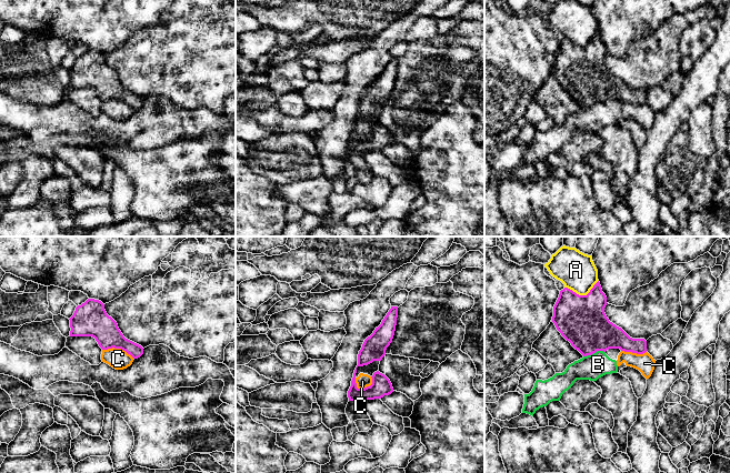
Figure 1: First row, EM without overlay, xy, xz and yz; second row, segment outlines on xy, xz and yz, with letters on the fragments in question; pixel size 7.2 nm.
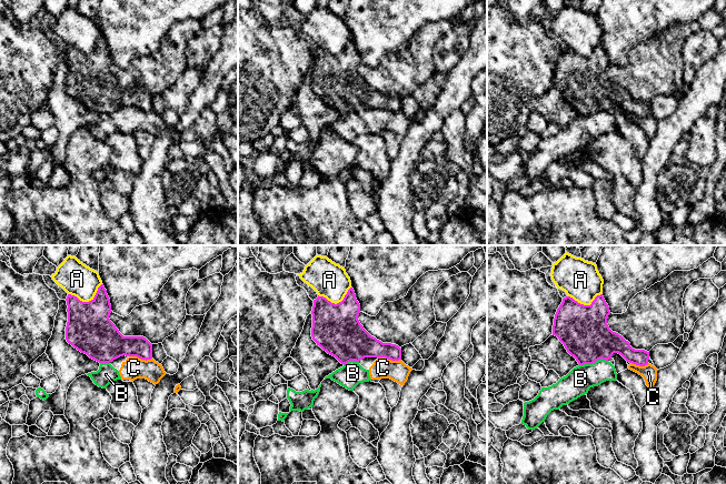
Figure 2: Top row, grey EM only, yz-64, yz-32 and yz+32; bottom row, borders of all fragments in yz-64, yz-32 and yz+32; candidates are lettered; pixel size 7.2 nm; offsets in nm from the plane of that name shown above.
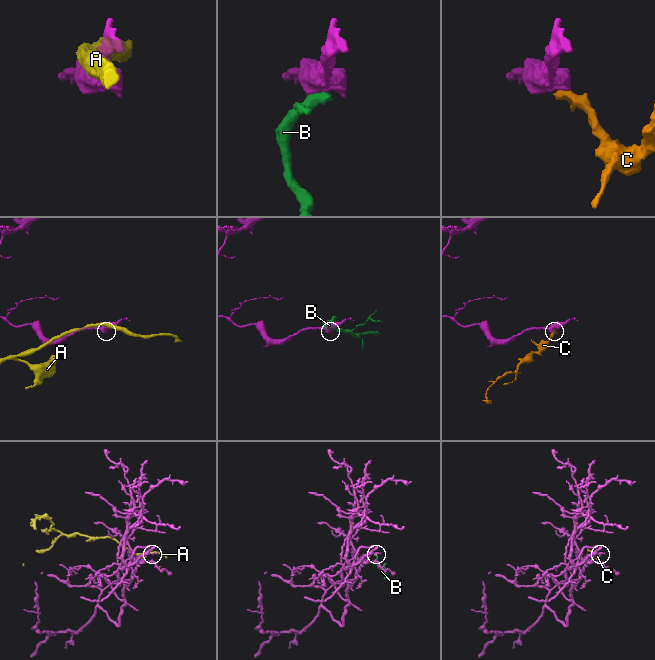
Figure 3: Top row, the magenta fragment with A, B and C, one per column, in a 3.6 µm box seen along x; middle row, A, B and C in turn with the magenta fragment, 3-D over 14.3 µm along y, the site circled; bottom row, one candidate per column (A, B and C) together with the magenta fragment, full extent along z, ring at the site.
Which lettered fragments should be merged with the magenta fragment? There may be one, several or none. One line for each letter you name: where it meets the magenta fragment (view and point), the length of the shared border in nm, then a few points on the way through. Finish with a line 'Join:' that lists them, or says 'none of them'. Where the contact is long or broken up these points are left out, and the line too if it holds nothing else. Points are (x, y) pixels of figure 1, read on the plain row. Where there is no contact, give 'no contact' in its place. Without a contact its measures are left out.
Join: none of them

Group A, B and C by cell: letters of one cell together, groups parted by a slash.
A / B C

